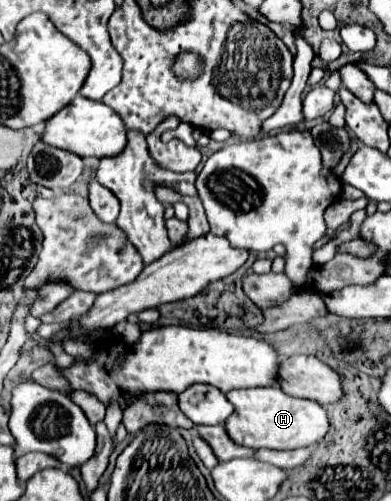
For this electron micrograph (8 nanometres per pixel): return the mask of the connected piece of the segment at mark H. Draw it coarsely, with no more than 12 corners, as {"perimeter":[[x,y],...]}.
{"perimeter":[[279,386],[227,392],[225,430],[247,448],[293,450],[329,430],[321,404]]}

